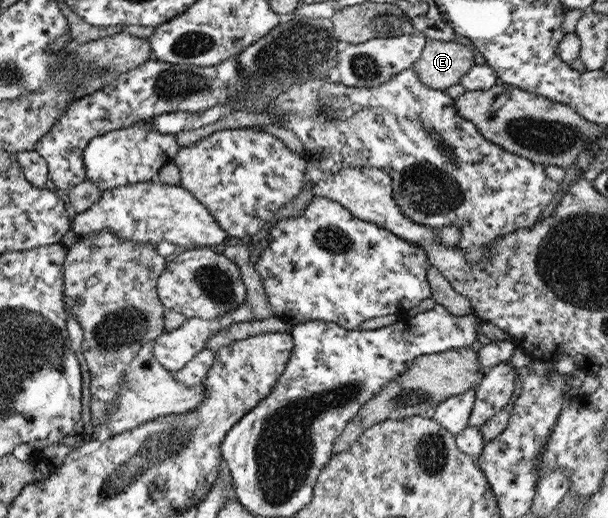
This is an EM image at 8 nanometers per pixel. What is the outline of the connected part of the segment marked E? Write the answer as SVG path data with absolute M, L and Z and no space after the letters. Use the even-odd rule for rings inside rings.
M427 39L420 58L413 64L418 79L434 90L445 91L457 85L476 65L470 48L456 41Z

